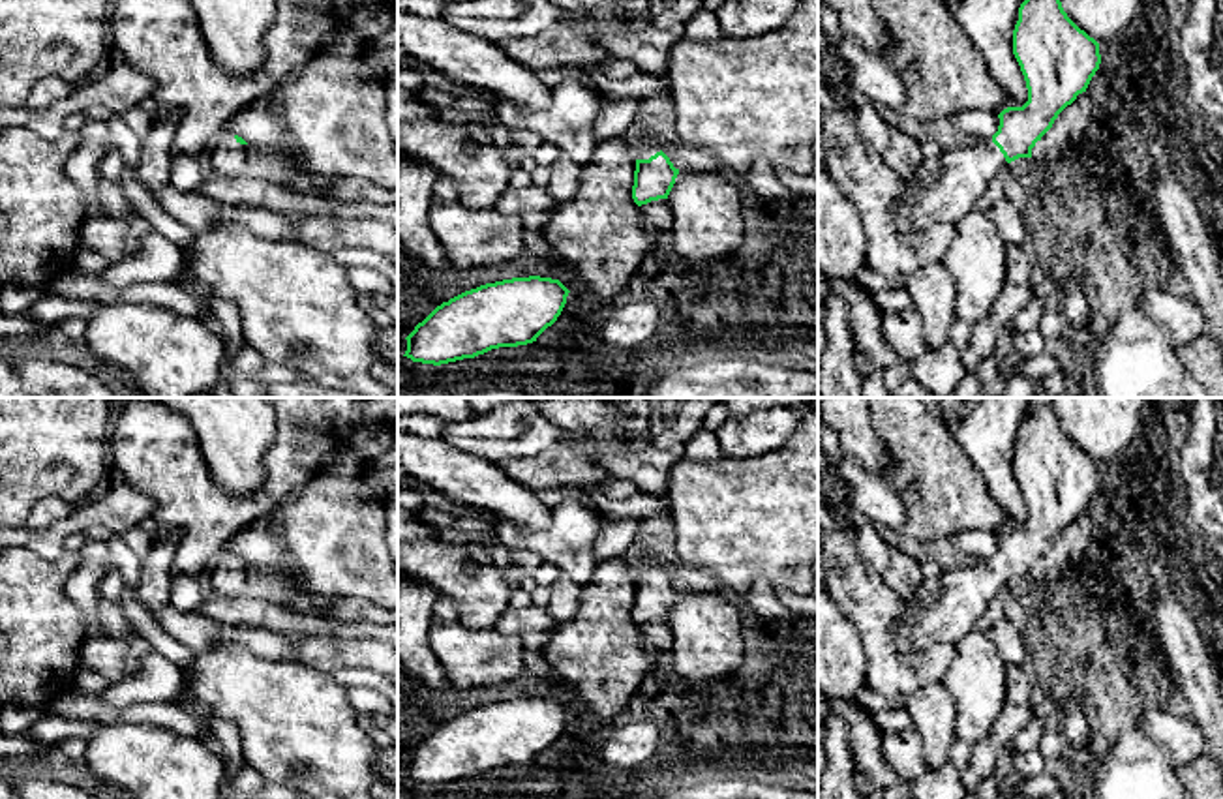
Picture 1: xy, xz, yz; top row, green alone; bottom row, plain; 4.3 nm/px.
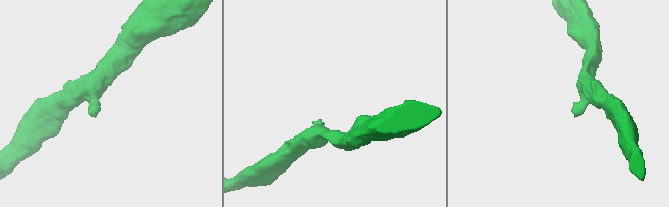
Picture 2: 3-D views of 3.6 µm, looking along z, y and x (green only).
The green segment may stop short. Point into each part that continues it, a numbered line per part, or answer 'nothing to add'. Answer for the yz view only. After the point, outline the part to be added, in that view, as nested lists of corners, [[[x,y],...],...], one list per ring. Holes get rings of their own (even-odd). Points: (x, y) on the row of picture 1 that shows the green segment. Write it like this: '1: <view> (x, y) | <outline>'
1: yz (944, 190) | [[[992,137],[942,150],[938,159],[923,161],[915,174],[902,182],[902,199],[893,214],[897,227],[917,231],[934,223],[957,225],[1005,167],[1007,161]]]

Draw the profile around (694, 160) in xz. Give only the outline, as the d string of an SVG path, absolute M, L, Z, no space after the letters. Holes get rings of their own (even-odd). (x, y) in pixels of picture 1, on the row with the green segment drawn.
M660 143L660 150L670 158L672 163L677 163L681 171L724 171L724 163L705 148L692 148L683 143L677 146Z

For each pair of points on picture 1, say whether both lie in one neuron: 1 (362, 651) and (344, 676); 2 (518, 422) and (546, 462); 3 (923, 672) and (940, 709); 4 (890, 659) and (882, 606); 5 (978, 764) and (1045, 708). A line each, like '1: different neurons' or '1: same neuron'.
1: different neurons
2: different neurons
3: different neurons
4: same neuron
5: different neurons

